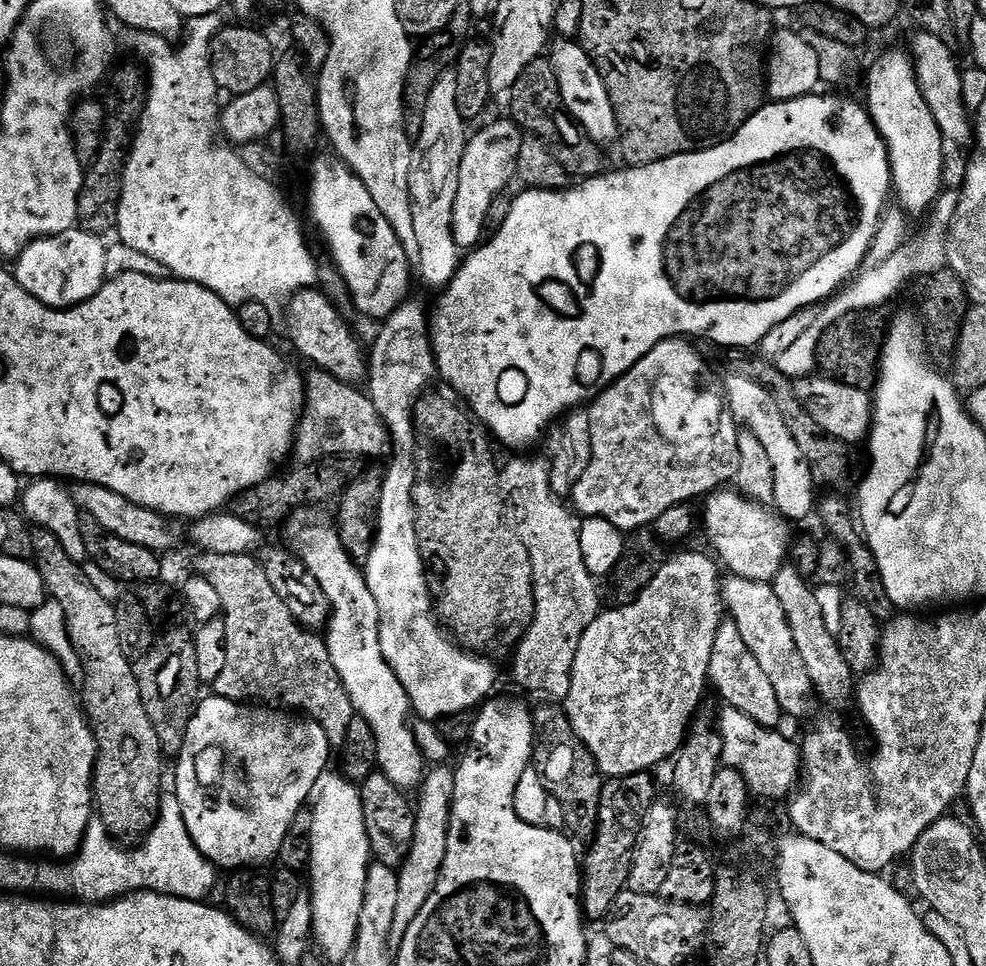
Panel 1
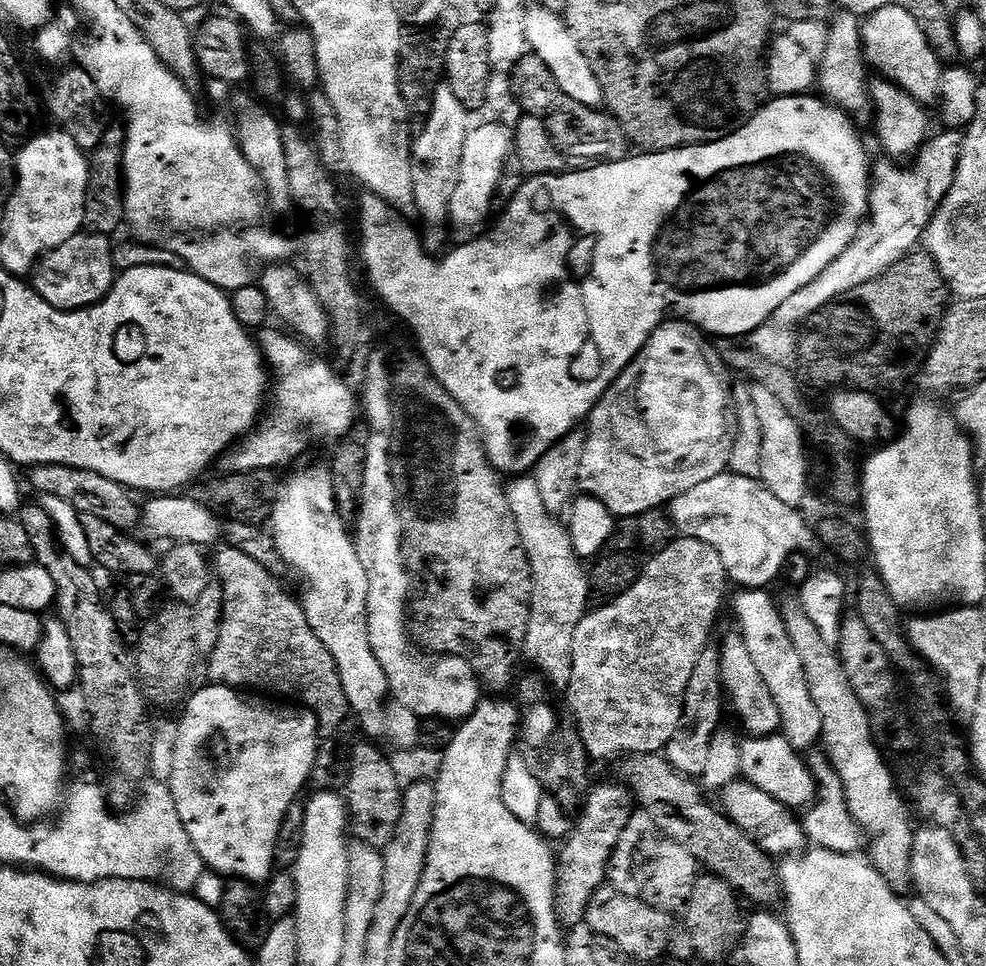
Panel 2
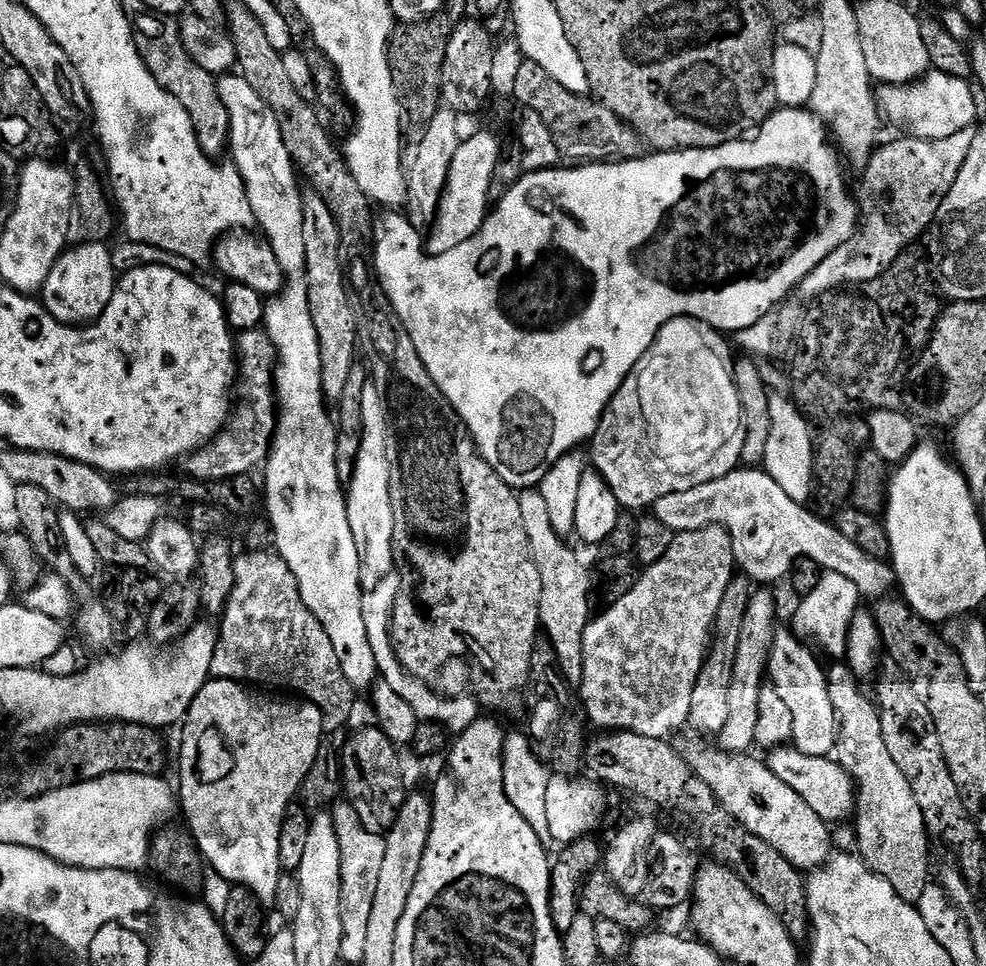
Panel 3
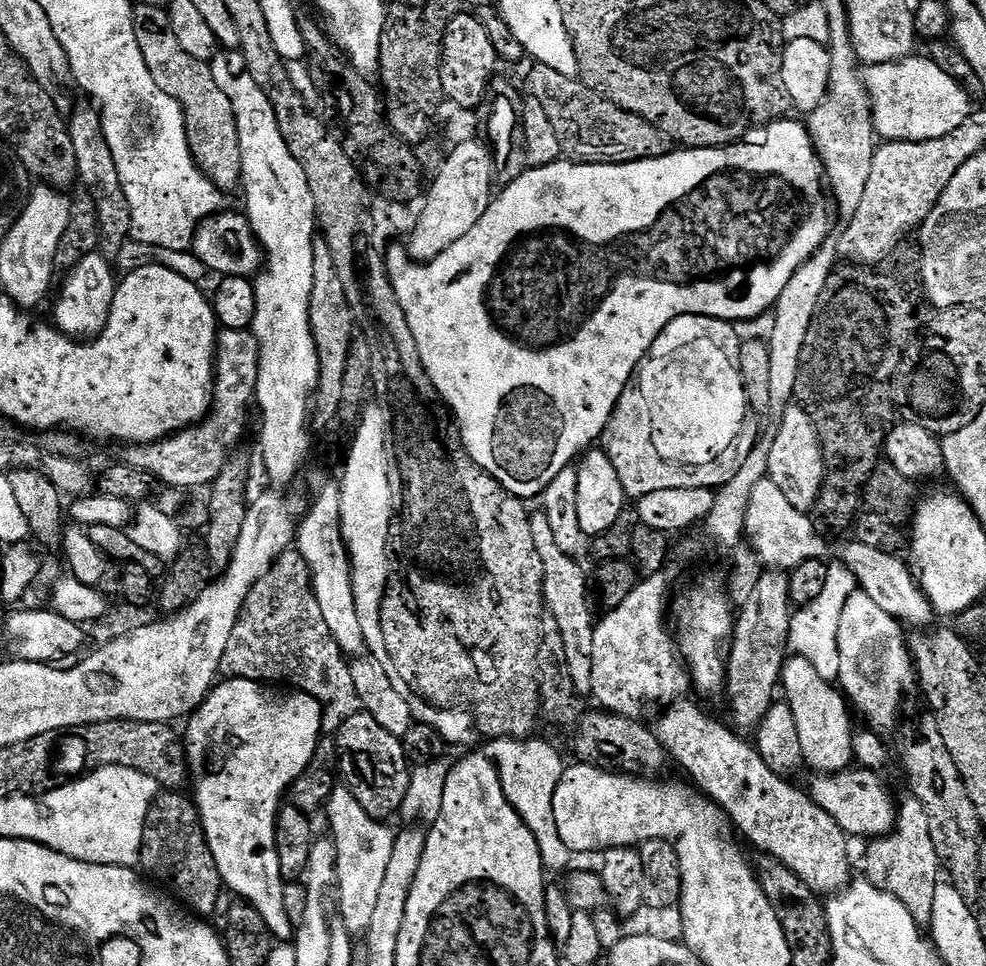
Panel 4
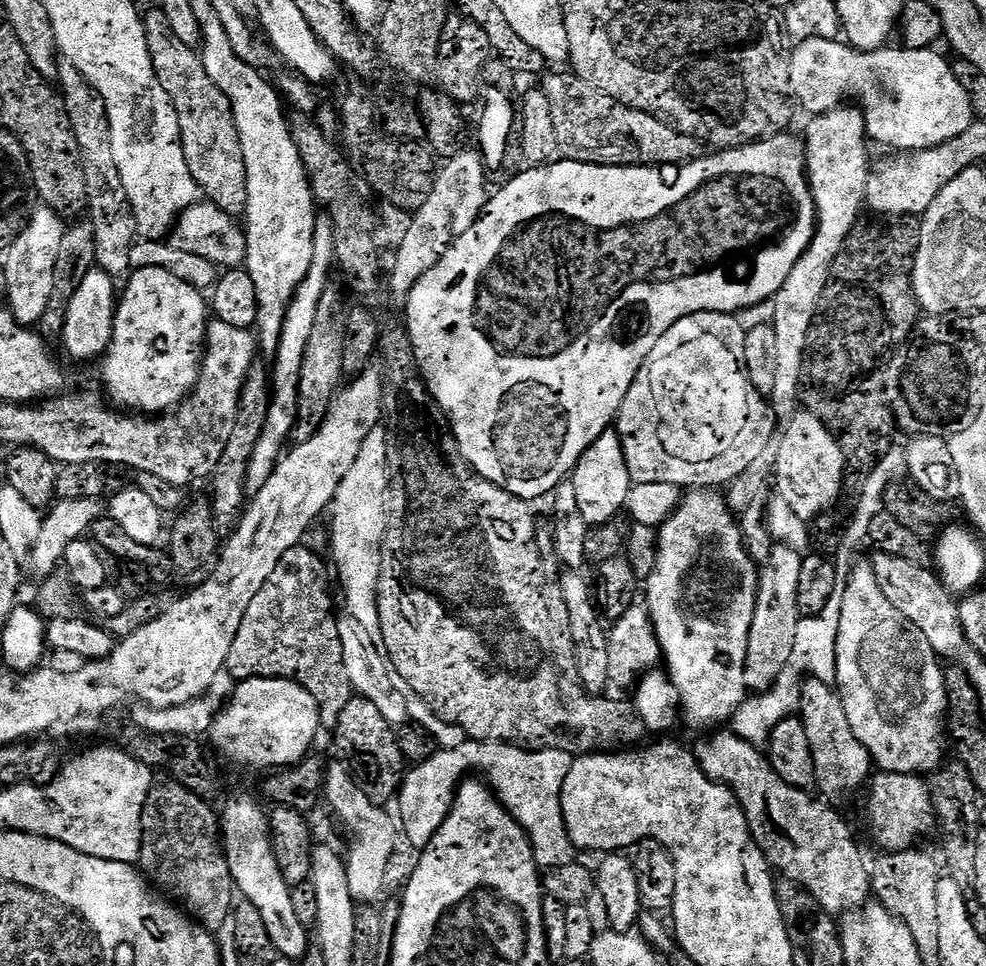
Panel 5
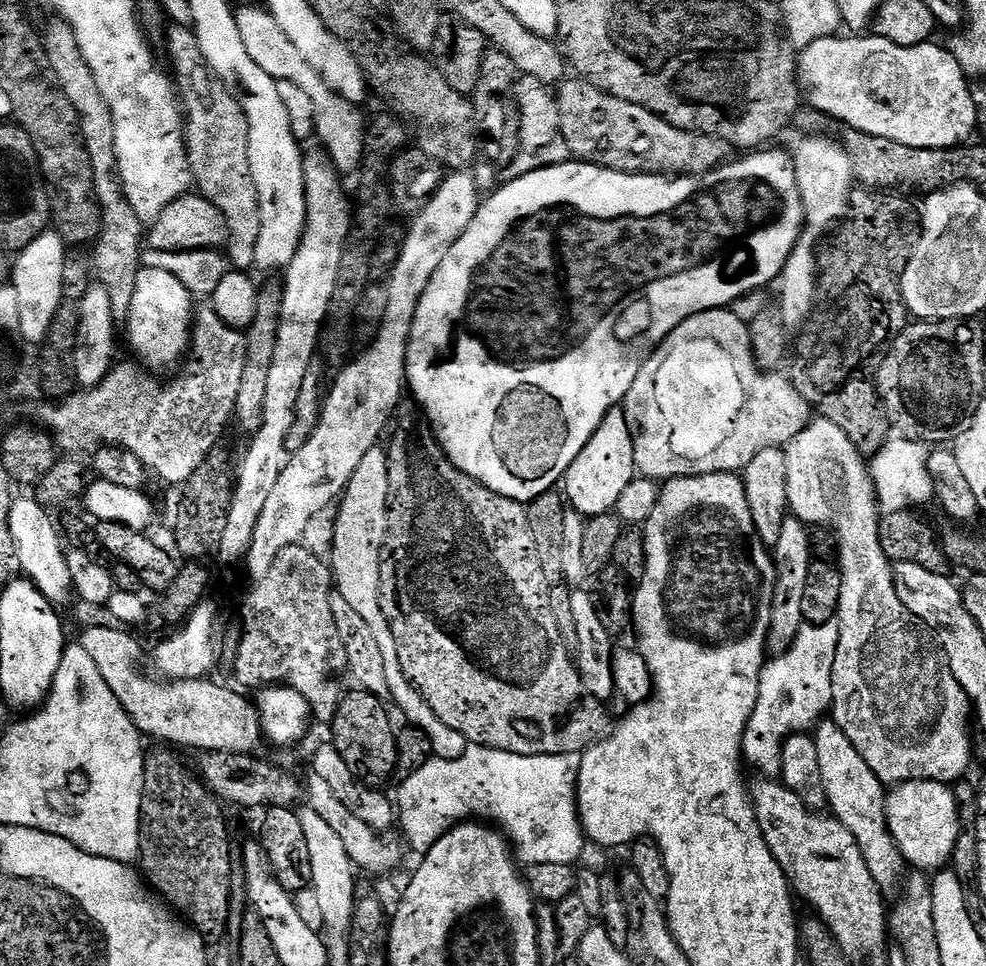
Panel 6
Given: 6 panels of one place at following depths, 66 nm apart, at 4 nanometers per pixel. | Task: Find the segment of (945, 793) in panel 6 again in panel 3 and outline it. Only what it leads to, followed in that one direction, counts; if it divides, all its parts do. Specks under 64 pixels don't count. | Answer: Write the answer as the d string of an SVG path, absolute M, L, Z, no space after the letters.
M795 746L777 748L767 757L766 763L770 771L780 778L818 818L825 822L844 820L853 815L858 804L858 793L852 782L852 775L835 759L825 756L807 756L802 754Z

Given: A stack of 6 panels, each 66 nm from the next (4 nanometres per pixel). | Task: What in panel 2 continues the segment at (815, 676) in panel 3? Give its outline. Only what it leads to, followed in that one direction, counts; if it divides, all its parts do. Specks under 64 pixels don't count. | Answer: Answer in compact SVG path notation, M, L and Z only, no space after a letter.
M764 590L737 592L740 592L736 596L739 635L746 642L746 650L750 650L750 658L754 658L754 666L758 666L758 674L762 674L770 694L774 694L774 700L778 702L783 735L796 749L805 750L823 737L824 719L812 697L802 658L798 656L794 642L790 642L790 634L786 634L784 619L780 617L780 608L767 596L769 593Z

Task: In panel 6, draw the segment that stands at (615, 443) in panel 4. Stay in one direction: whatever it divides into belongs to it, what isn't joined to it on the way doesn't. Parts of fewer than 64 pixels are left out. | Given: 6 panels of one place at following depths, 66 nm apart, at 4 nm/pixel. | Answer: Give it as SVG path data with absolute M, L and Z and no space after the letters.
M657 350L644 363L638 378L634 378L634 386L626 394L623 402L624 417L634 442L634 462L637 473L641 477L657 482L667 482L684 475L676 472L676 468L684 468L688 460L676 452L676 444L672 444L672 420L664 416L664 408L660 408L660 396L656 396L656 384L660 384L660 368L664 368L662 353Z

